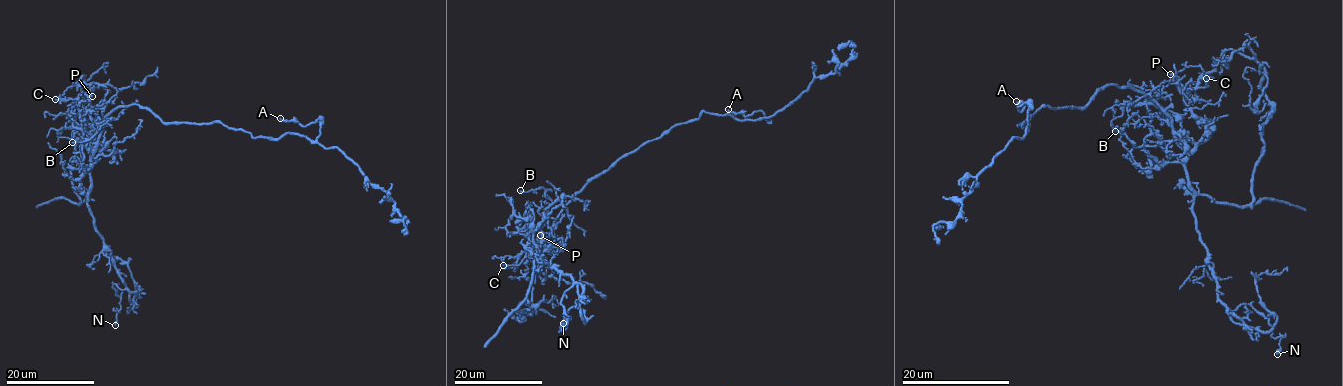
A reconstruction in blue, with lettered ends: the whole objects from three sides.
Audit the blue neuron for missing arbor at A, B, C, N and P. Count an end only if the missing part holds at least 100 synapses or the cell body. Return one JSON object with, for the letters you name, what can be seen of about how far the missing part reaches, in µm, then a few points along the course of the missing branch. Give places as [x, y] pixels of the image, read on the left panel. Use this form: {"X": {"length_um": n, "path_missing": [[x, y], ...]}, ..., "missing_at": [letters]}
{"missing_at": []}

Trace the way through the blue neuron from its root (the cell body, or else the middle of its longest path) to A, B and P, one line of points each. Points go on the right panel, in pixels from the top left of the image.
A: (1116, 85), (1084, 106), (1041, 106), (1018, 125), (1029, 120), (1026, 129), (1029, 105), (1020, 110), (1016, 101)
B: (1116, 85), (1147, 94), (1171, 120), (1172, 129), (1155, 105), (1138, 104), (1127, 105), (1111, 121), (1115, 131)
P: (1116, 85), (1147, 94), (1176, 132), (1201, 143), (1210, 125), (1184, 97), (1203, 69), (1186, 66), (1170, 74)

